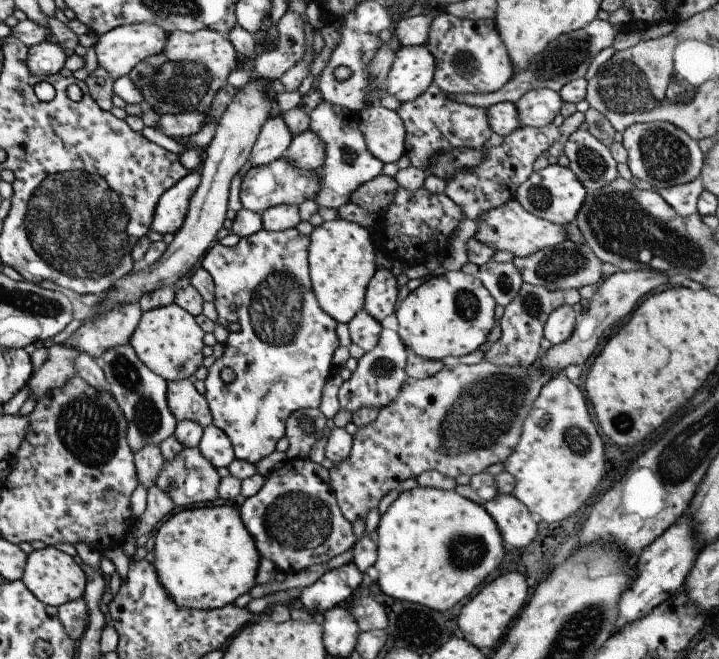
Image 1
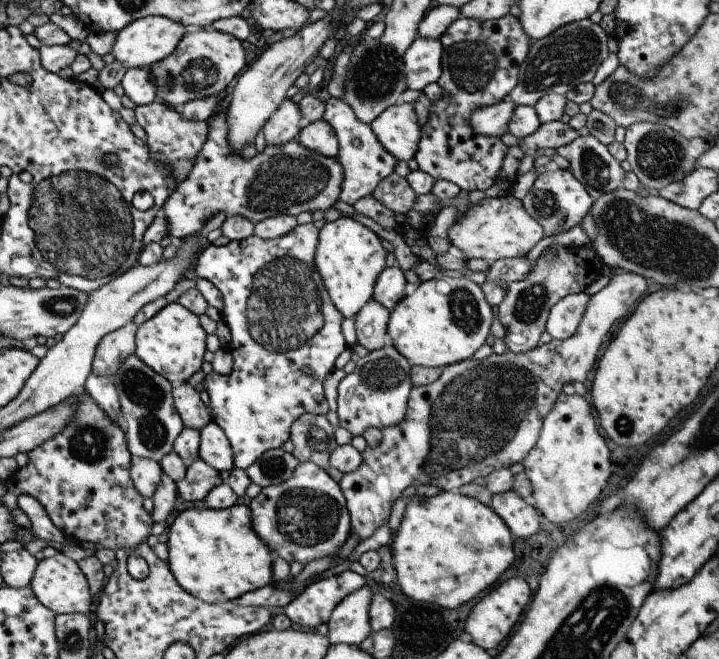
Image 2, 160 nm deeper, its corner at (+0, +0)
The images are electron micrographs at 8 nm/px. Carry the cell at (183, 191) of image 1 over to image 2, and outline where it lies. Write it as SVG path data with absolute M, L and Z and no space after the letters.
M227 108L217 111L205 120L206 135L201 150L195 155L190 173L172 190L162 204L164 217L168 224L169 236L177 241L199 232L203 225L218 212L229 215L239 215L255 224L257 221L274 217L275 215L297 216L299 212L327 210L338 200L343 180L343 167L335 158L323 156L306 146L297 138L274 145L265 143L261 152L247 160L230 149L227 140L228 126L226 123Z

